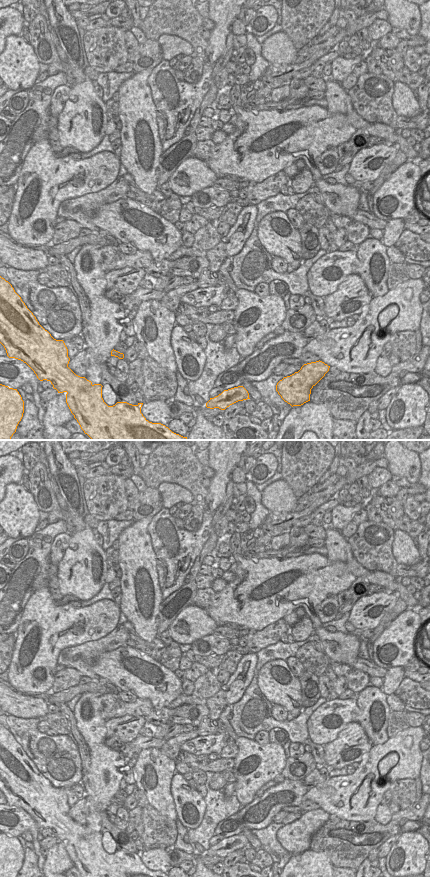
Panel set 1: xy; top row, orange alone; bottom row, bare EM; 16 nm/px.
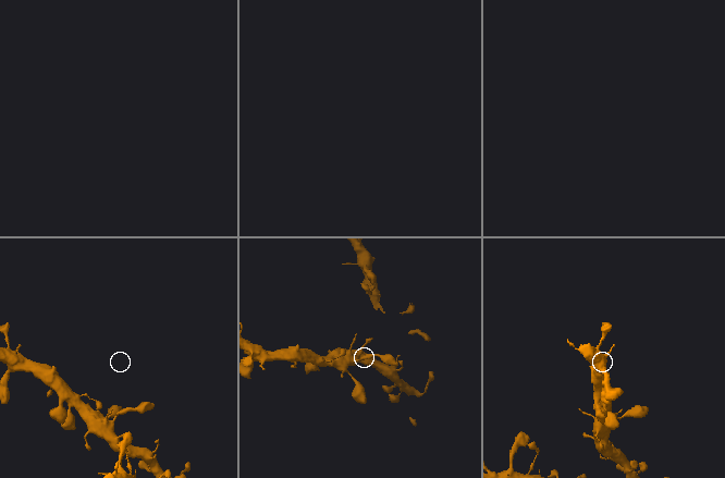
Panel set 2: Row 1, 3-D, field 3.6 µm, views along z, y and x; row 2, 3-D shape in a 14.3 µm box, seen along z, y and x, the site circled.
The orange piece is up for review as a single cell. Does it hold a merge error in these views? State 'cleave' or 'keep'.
keep

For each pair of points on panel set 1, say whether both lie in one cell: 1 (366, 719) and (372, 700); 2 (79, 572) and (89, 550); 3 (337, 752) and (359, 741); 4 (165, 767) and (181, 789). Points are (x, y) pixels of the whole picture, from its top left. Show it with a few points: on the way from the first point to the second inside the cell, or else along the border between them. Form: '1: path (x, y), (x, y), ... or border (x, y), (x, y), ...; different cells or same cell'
1: path (368, 714), (370, 705); same cell
2: path (84, 567), (84, 555); same cell
3: path (342, 750), (354, 743); same cell
4: border (175, 770), (170, 786), (170, 794), (173, 800); different cells

